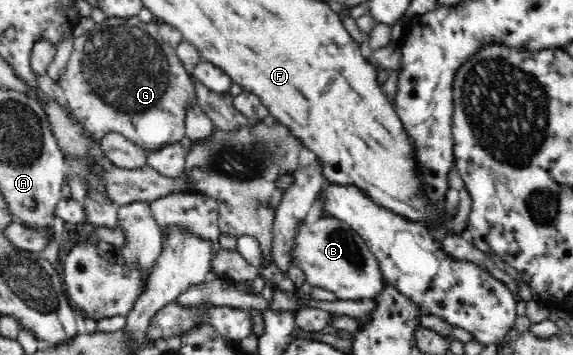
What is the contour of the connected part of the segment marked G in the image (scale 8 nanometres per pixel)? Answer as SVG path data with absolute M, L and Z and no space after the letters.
M107 17L104 21L96 22L92 30L88 30L82 36L78 36L74 40L74 50L67 61L67 67L61 74L61 79L57 81L58 85L66 95L69 107L75 116L75 119L84 126L84 130L91 133L91 136L97 142L102 136L108 133L118 133L125 136L128 140L136 143L141 149L148 149L150 151L158 150L163 146L179 143L184 135L185 124L188 111L191 108L199 106L199 98L196 95L196 80L191 74L190 67L184 65L177 56L176 49L172 45L164 42L160 37L160 30L158 22L146 23L140 20L138 17L118 18L118 17Z

